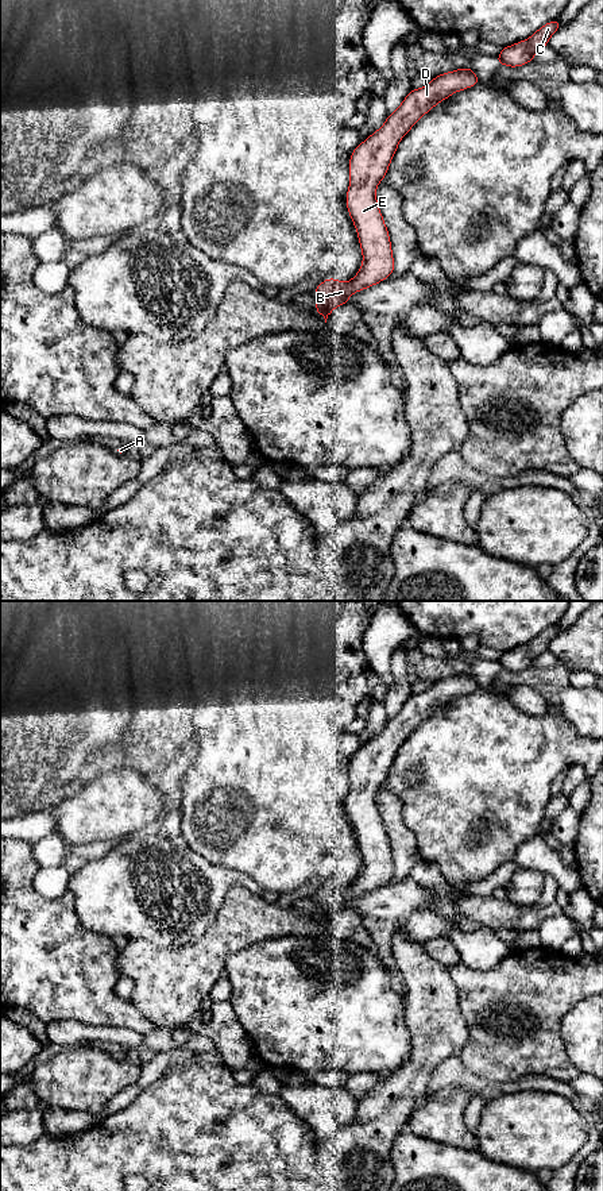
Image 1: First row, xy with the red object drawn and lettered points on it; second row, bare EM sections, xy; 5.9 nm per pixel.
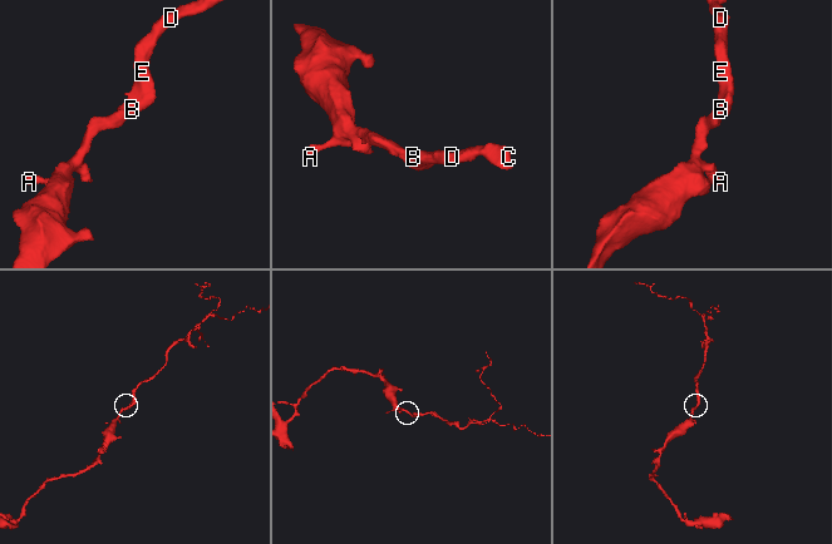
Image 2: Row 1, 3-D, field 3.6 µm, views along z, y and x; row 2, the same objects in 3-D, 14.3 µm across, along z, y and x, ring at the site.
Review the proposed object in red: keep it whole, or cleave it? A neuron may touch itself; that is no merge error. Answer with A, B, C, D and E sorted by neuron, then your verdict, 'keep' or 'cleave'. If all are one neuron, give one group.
groups A B C D E; keep

